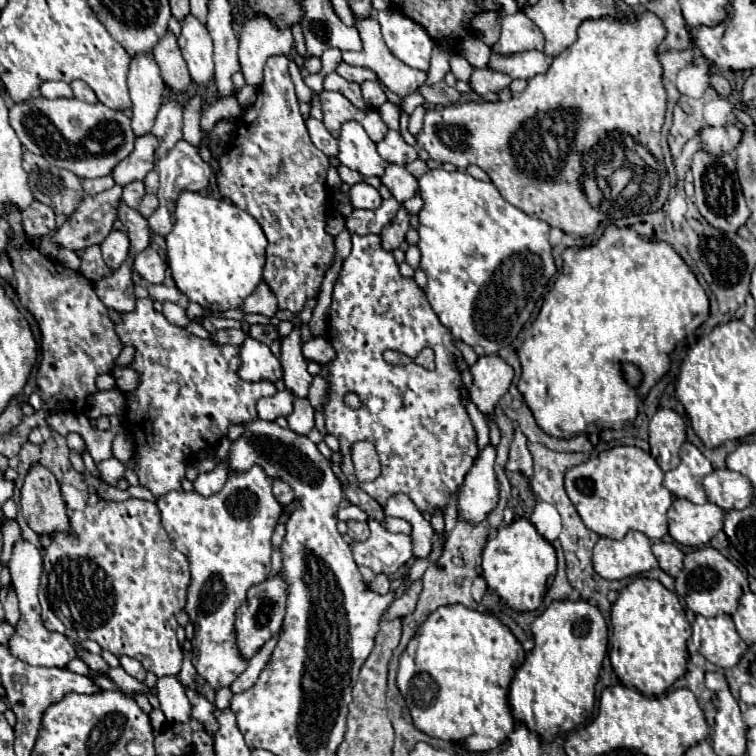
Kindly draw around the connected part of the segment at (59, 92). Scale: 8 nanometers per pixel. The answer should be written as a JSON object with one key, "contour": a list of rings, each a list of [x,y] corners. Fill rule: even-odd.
{"contour":[[[44,82],[40,88],[44,98],[72,98],[72,88],[68,82]]]}

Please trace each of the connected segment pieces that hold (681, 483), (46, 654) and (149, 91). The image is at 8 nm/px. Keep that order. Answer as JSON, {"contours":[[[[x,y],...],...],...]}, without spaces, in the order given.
{"contours":[[[[684,442],[684,446],[680,448],[680,458],[682,458],[682,462],[674,470],[666,472],[664,486],[676,498],[686,498],[686,500],[690,500],[694,504],[704,504],[706,494],[704,494],[702,478],[708,476],[714,470],[712,464],[690,442]]],[[[16,592],[18,602],[20,602],[20,622],[14,628],[12,638],[6,642],[8,650],[12,656],[24,660],[30,666],[58,666],[64,668],[72,658],[76,658],[74,646],[64,634],[46,630],[44,620],[42,620],[42,608],[38,602],[38,592]]],[[[152,54],[132,58],[128,72],[128,88],[132,100],[132,130],[134,136],[150,134],[158,108],[162,106],[164,82]]]]}

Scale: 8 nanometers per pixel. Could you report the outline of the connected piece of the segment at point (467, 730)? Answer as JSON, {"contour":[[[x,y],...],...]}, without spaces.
{"contour":[[[462,604],[442,606],[426,618],[400,656],[396,684],[416,730],[460,742],[472,752],[488,752],[514,730],[508,690],[524,656],[520,642],[498,618]]]}

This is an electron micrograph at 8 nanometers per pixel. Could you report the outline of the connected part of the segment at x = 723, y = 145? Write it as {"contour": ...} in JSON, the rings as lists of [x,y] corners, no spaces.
{"contour":[[[706,126],[700,132],[702,140],[702,150],[708,150],[708,154],[726,154],[732,152],[742,138],[742,132],[734,126],[720,126],[720,128],[710,128]]]}

